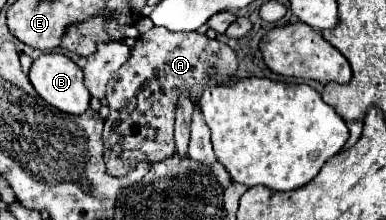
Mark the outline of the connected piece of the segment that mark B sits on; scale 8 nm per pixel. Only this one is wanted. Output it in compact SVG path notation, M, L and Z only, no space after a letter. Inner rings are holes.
M41 54L37 60L33 60L33 66L29 70L29 80L33 88L39 92L39 96L69 114L83 114L89 108L89 90L83 84L83 70L67 56L63 54Z

